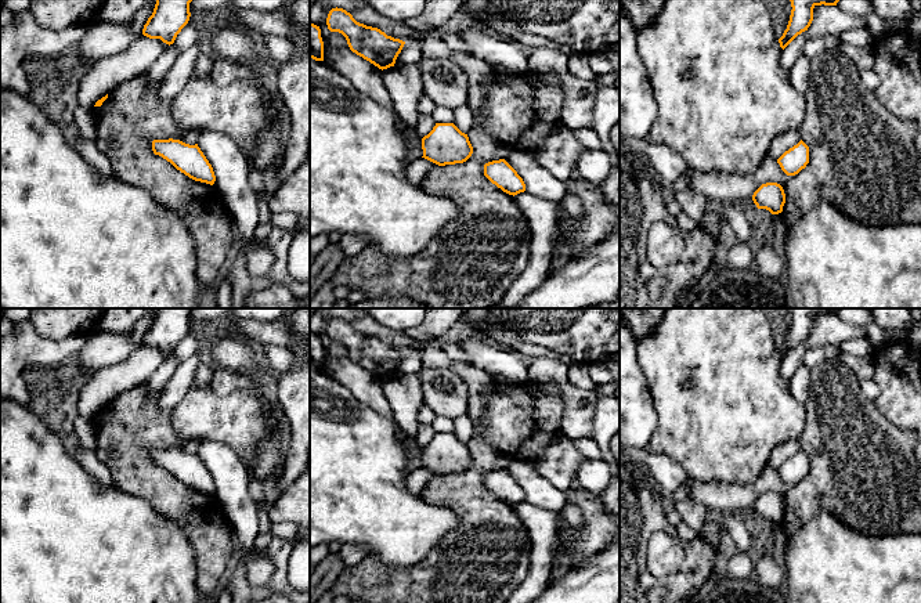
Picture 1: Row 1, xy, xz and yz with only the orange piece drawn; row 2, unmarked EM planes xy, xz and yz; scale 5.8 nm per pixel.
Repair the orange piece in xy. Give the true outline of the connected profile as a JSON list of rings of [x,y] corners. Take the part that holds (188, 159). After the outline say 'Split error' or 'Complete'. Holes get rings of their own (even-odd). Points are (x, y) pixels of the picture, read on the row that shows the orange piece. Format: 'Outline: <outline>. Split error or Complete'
Outline: [[[154,140],[152,151],[170,162],[177,170],[189,178],[213,185],[216,176],[212,165],[198,147],[180,140]]]. Complete

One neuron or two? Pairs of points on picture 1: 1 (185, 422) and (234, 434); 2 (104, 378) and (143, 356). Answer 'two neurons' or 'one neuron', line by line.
1: one neuron
2: one neuron

